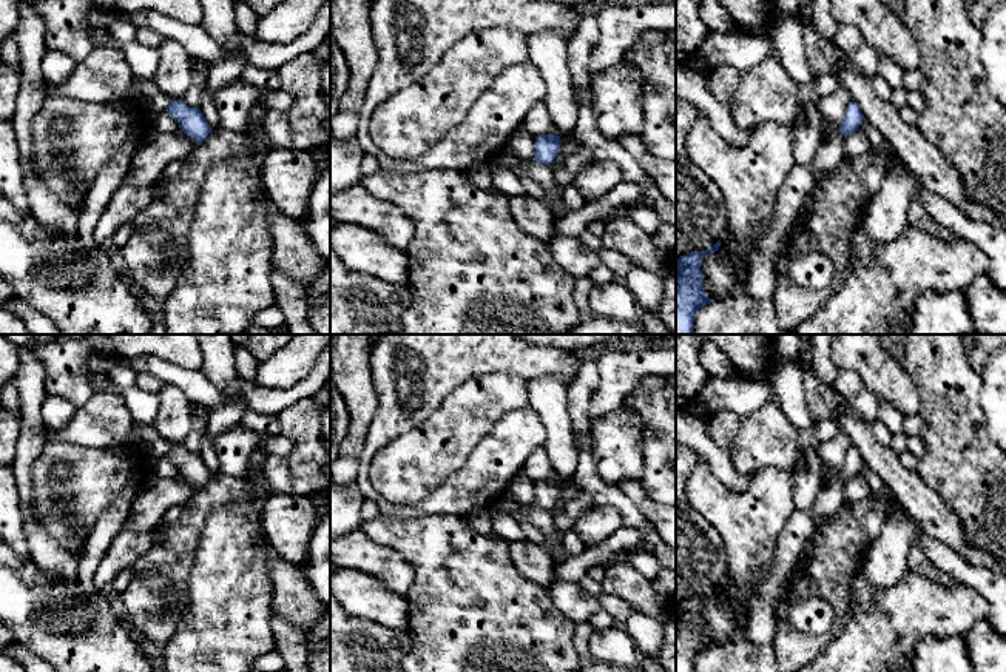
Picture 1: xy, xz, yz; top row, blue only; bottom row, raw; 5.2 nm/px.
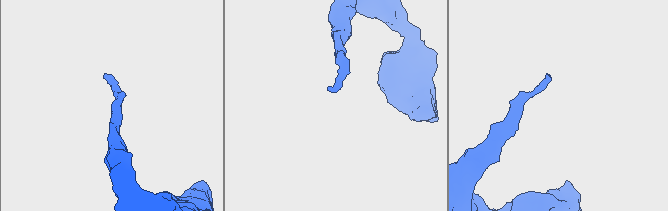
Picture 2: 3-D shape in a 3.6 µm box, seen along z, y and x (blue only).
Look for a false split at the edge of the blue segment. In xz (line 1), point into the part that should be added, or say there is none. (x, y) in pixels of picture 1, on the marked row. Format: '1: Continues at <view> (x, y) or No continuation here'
1: No continuation here

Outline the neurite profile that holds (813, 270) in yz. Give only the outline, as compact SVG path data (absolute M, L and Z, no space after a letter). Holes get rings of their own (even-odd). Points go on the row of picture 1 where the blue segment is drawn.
M790 233L775 259L775 274L787 276L802 288L822 290L832 287L835 277L832 256L819 251L795 251Z

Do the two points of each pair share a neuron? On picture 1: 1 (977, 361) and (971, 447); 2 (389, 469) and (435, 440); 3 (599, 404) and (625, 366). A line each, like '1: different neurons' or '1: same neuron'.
1: different neurons
2: same neuron
3: same neuron

